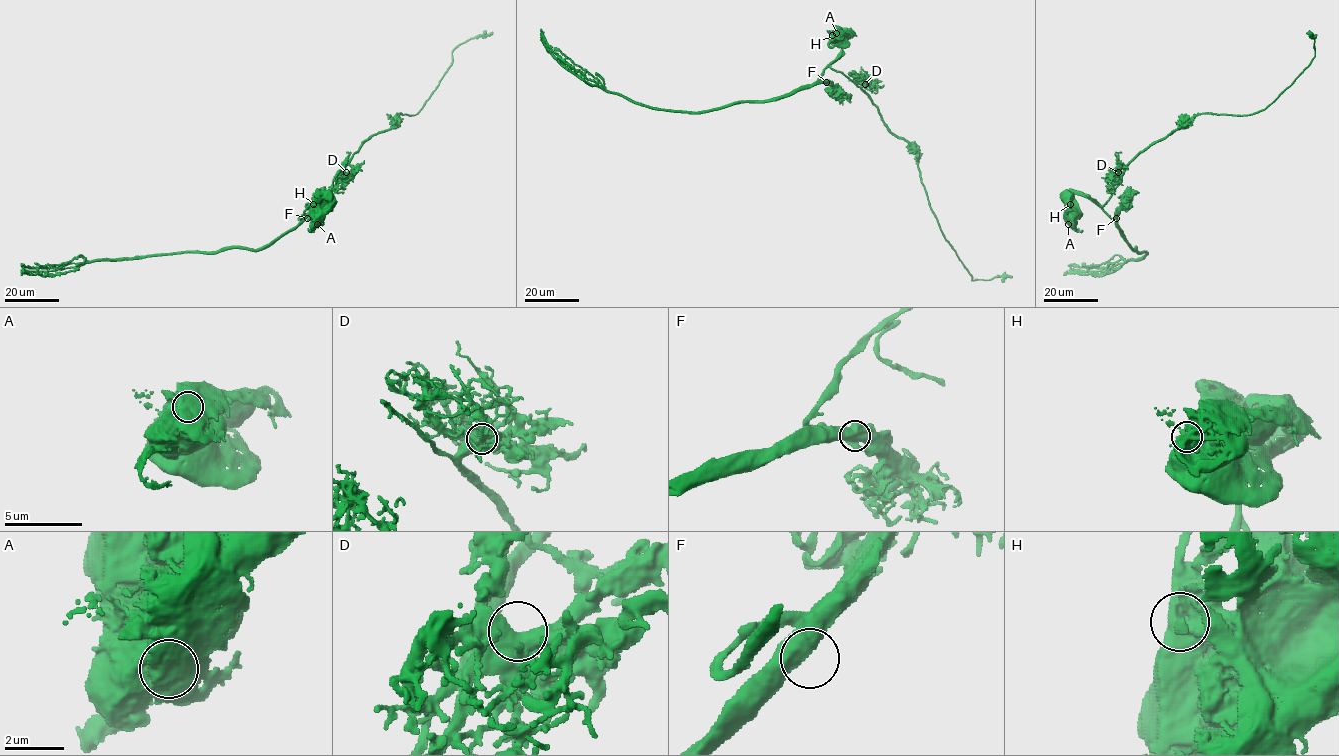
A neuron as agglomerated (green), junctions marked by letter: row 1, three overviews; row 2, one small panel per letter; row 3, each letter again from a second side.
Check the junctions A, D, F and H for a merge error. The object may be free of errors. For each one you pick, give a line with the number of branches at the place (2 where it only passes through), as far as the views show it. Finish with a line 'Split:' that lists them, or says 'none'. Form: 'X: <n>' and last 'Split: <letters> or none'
H: 1
Split: H

